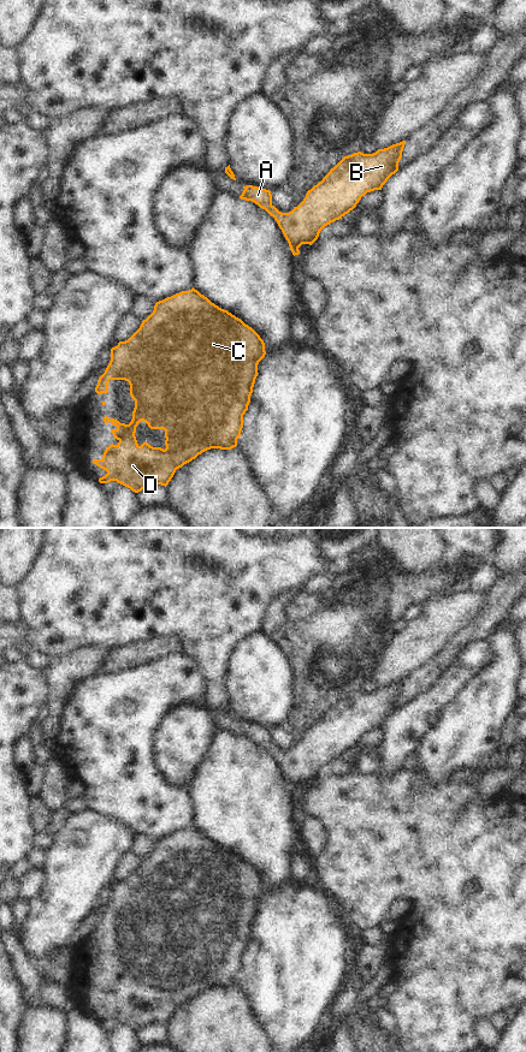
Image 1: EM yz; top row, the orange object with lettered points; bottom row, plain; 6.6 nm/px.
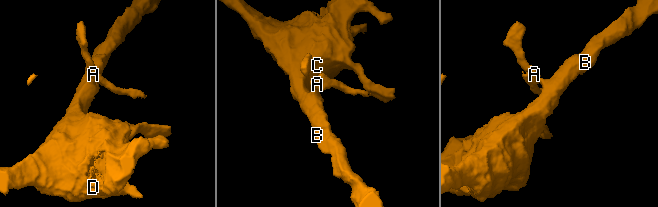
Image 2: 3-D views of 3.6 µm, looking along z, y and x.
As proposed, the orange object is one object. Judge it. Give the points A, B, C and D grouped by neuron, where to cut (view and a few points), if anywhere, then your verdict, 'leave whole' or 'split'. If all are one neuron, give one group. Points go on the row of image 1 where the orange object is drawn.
A B C D; no cut; leave whole

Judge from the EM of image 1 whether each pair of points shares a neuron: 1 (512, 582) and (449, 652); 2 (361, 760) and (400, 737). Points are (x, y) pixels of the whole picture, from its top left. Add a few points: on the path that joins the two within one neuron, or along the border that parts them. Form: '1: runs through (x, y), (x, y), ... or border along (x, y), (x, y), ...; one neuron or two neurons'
1: runs through (500, 600), (496, 608), (467, 635); one neuron
2: border along (378, 756), (378, 768), (374, 773); two neurons

